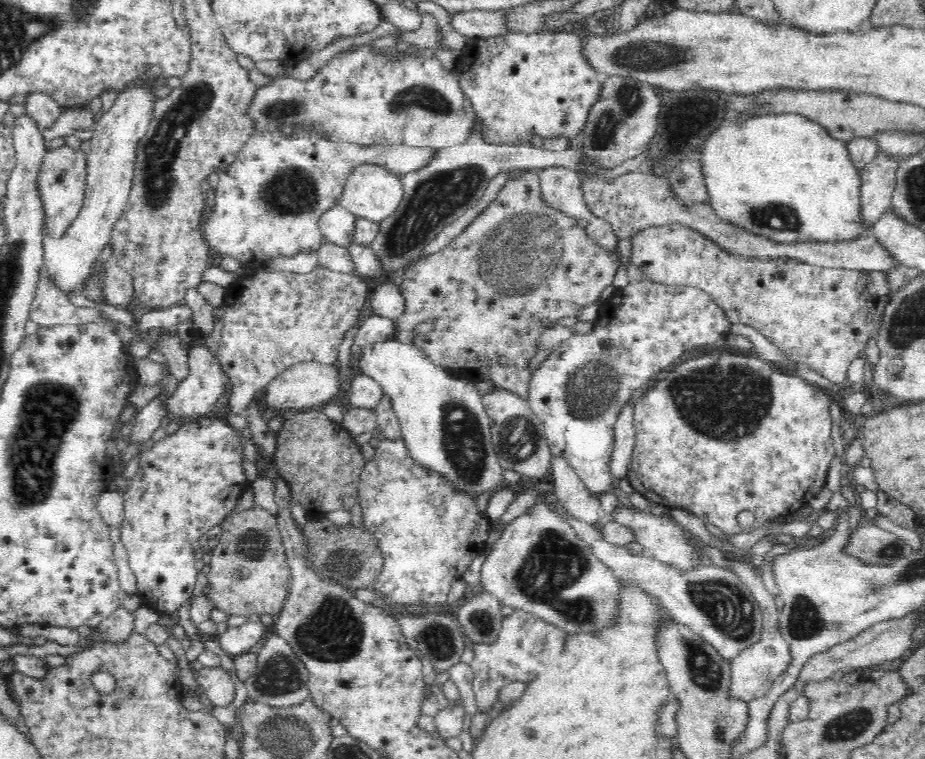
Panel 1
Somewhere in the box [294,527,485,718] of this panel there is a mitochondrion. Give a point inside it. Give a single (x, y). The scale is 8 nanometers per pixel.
(437, 637)

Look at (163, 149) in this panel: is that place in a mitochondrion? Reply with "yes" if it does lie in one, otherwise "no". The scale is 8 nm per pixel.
yes

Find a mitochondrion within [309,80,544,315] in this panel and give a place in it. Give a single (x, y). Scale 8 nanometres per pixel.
(438, 196)

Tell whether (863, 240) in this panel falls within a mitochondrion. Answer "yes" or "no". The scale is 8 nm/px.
no

